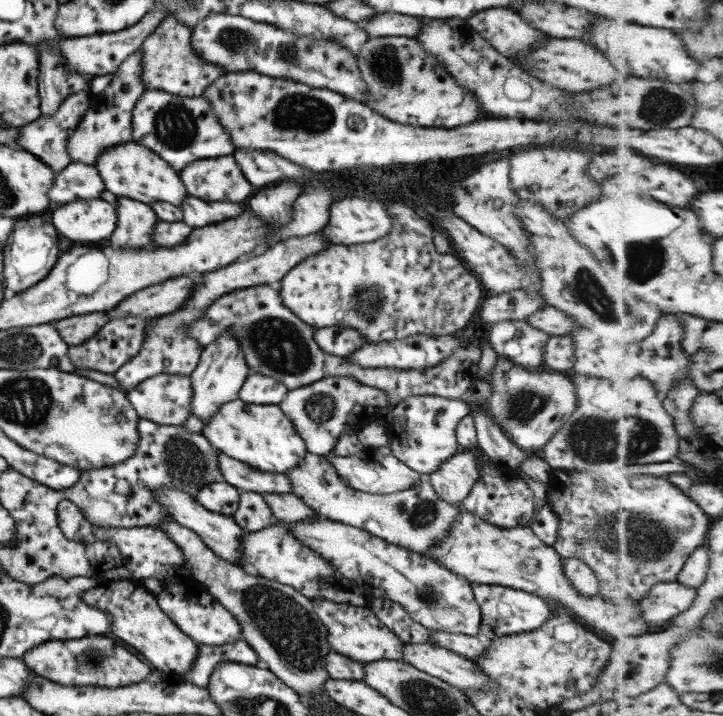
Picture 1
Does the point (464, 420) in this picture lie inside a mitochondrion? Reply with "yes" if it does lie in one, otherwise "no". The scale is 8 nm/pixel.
no

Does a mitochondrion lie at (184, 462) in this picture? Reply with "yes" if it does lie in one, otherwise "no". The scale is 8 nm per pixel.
yes

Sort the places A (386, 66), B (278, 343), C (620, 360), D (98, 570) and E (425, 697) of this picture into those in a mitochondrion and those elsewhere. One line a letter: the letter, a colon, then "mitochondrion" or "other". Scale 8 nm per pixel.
A: mitochondrion
B: mitochondrion
C: other
D: other
E: mitochondrion

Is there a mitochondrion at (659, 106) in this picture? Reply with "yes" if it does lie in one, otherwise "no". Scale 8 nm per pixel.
yes

